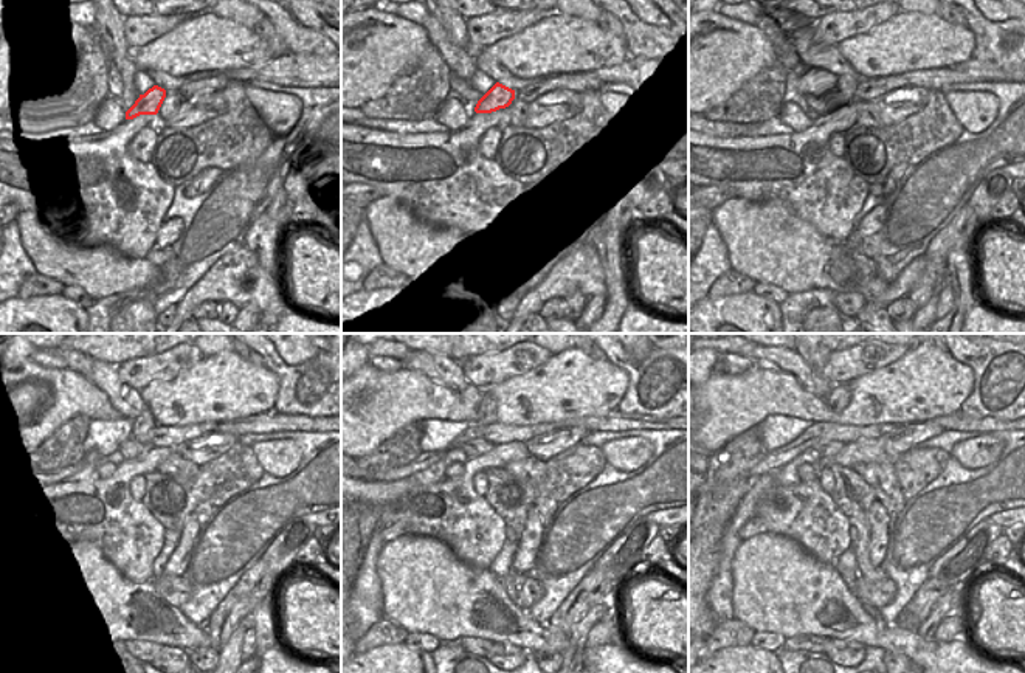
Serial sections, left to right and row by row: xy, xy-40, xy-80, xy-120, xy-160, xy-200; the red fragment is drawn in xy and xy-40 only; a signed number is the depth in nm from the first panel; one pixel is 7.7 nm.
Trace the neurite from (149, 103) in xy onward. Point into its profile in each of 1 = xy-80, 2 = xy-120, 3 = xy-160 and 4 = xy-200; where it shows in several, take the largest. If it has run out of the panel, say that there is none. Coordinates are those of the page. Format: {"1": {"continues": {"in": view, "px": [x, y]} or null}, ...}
{"1": {"continues": {"in": "xy-80", "px": [842, 92]}}, "2": {"continues": {"in": "xy-120", "px": [141, 427]}}, "3": {"continues": {"in": "xy-160", "px": [487, 407]}}, "4": {"continues": {"in": "xy-200", "px": [838, 399]}}}

